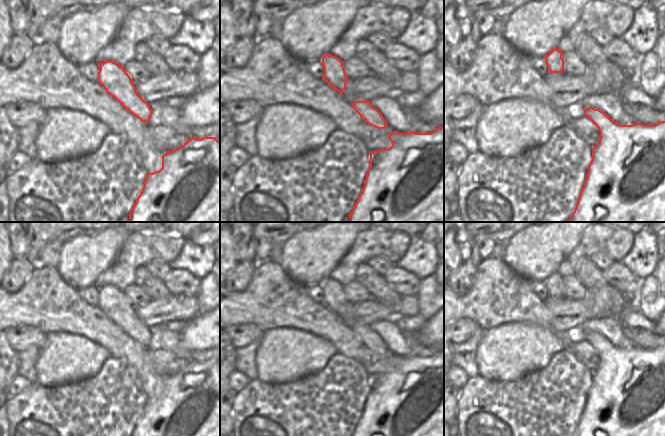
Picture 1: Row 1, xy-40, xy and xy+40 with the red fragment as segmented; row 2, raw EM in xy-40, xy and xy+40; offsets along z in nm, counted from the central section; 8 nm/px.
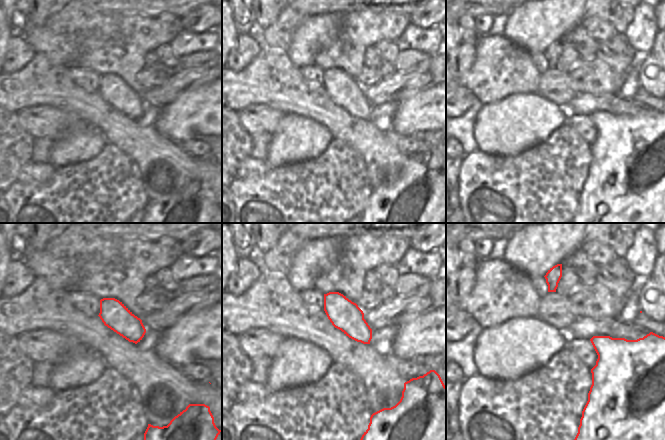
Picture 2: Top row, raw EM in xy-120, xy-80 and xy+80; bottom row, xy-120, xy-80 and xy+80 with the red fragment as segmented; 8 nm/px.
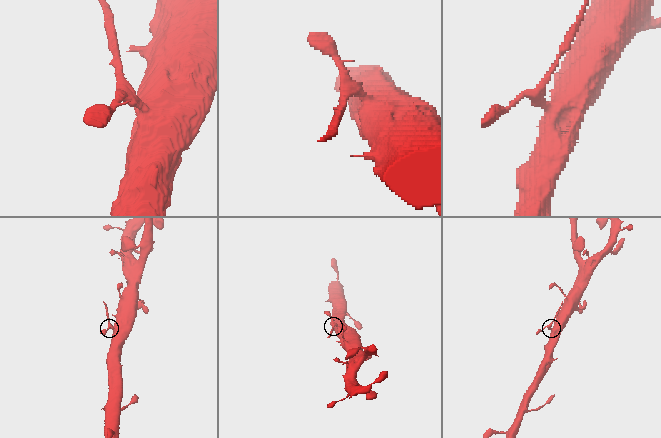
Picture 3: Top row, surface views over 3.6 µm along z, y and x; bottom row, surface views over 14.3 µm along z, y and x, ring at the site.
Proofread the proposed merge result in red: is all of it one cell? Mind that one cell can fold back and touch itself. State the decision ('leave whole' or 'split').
leave whole

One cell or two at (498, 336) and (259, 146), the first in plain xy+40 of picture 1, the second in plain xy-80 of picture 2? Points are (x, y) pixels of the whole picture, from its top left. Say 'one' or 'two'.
two

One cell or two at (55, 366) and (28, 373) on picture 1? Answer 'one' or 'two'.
two

